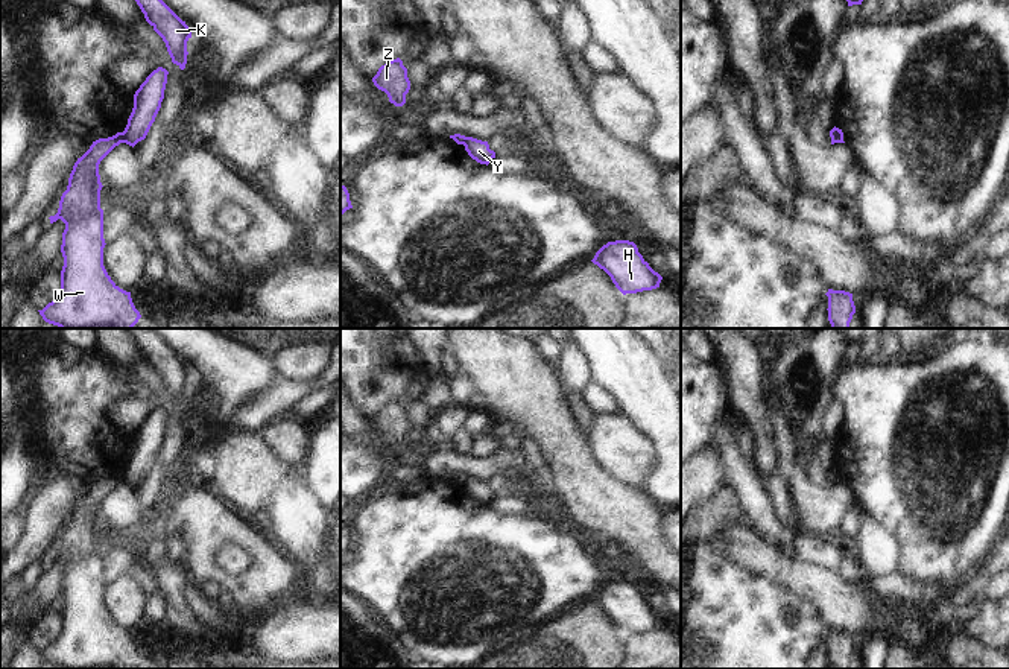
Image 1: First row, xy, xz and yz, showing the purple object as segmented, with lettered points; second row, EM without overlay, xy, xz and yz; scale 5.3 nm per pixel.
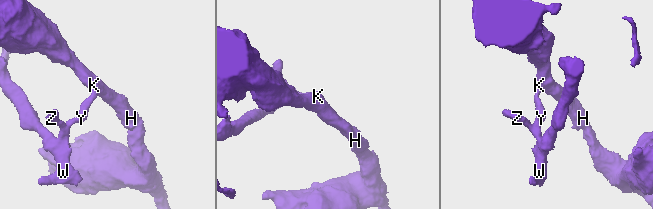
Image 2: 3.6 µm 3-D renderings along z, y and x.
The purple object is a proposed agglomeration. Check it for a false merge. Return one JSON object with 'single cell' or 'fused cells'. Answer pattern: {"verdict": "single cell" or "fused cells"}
{"verdict": "fused cells"}

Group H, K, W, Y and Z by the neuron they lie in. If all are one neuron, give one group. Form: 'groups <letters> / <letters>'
groups H K Y / W Z

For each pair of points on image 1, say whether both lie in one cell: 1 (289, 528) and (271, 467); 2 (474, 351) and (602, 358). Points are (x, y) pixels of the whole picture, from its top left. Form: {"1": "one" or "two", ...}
{"1": "two", "2": "two"}

